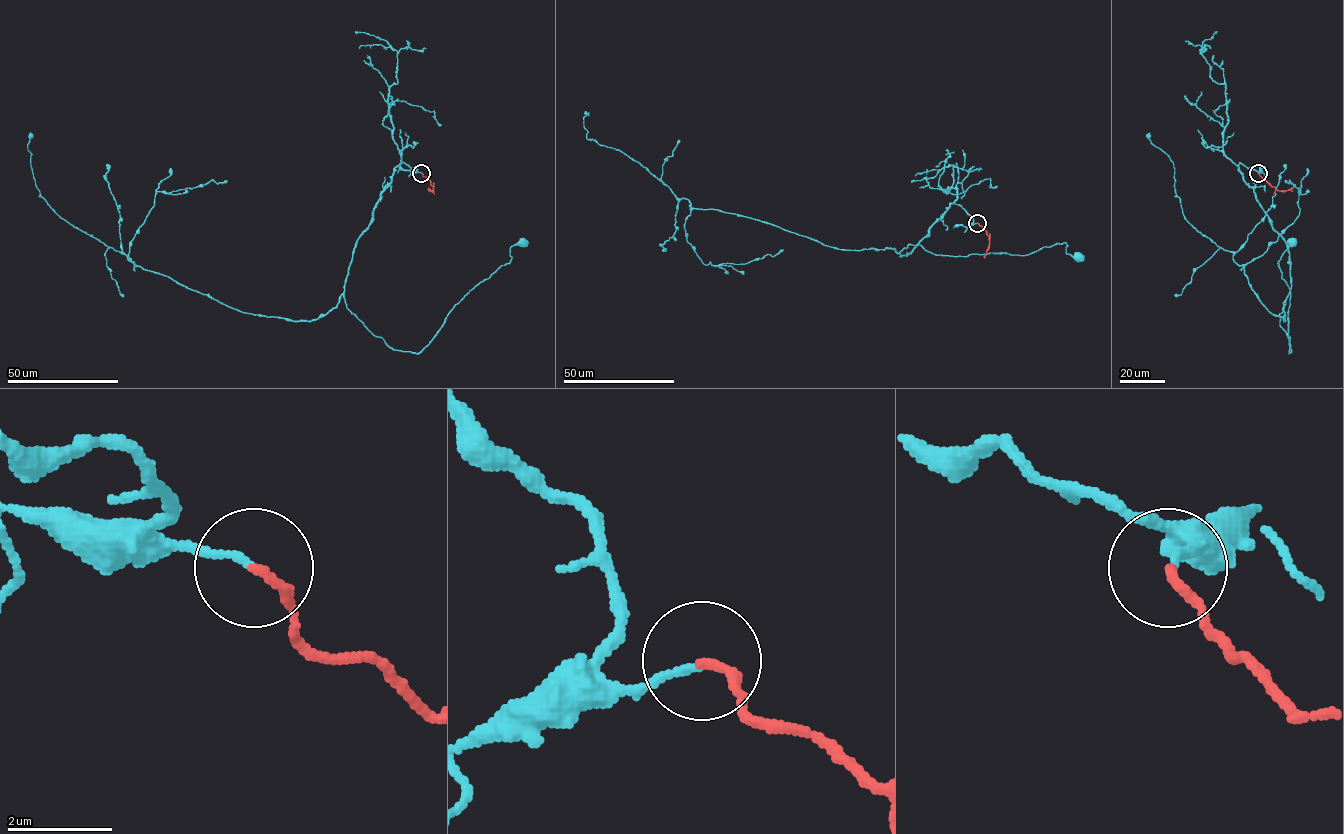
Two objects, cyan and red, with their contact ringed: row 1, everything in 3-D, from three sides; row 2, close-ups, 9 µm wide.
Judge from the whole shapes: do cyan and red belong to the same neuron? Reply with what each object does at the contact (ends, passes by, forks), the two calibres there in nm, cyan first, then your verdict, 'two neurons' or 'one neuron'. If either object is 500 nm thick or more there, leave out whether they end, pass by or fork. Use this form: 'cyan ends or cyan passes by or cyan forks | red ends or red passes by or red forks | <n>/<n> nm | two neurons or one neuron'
cyan ends | red ends | 130/180 nm | one neuron

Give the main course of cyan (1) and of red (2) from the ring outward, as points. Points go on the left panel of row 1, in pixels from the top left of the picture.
1: (421, 173), (404, 163), (394, 169), (344, 285), (347, 308), (389, 347), (419, 353), (522, 242)
2: (421, 173), (433, 186), (433, 190), (429, 191)

